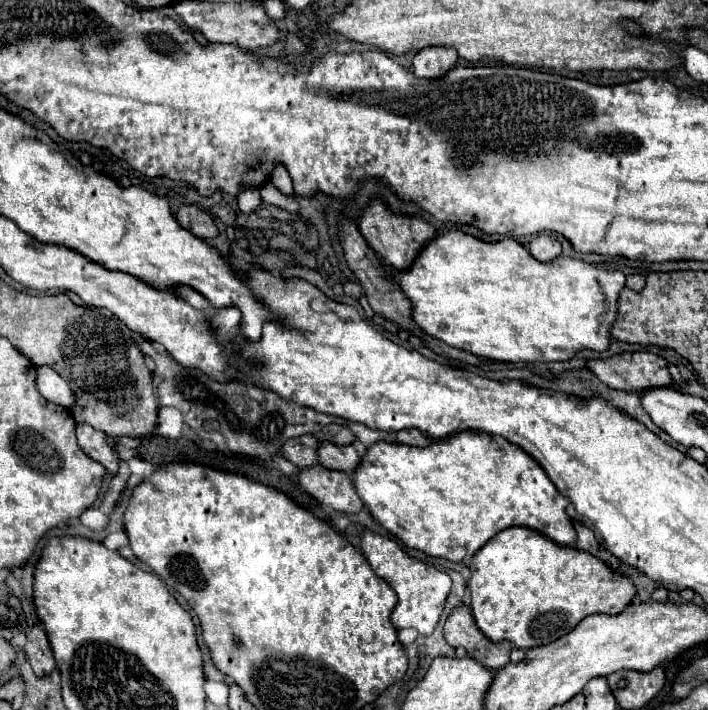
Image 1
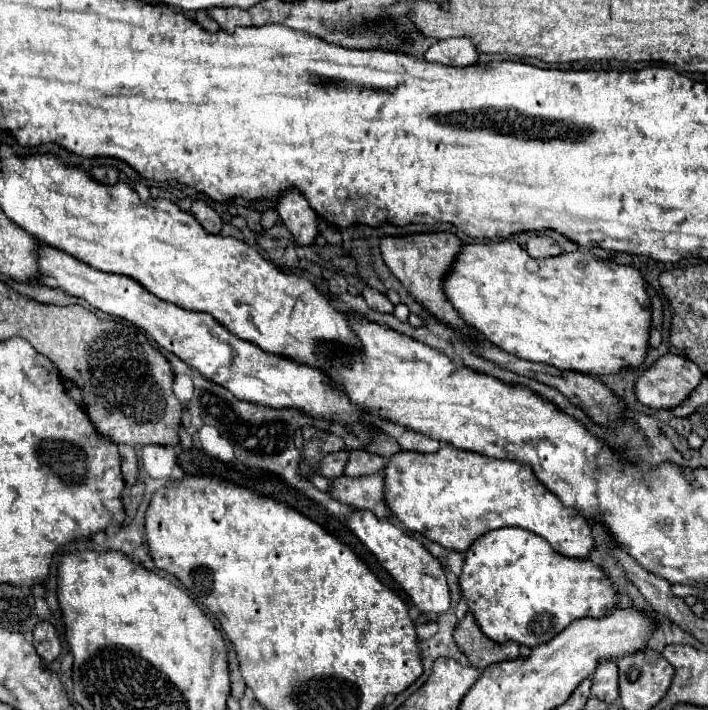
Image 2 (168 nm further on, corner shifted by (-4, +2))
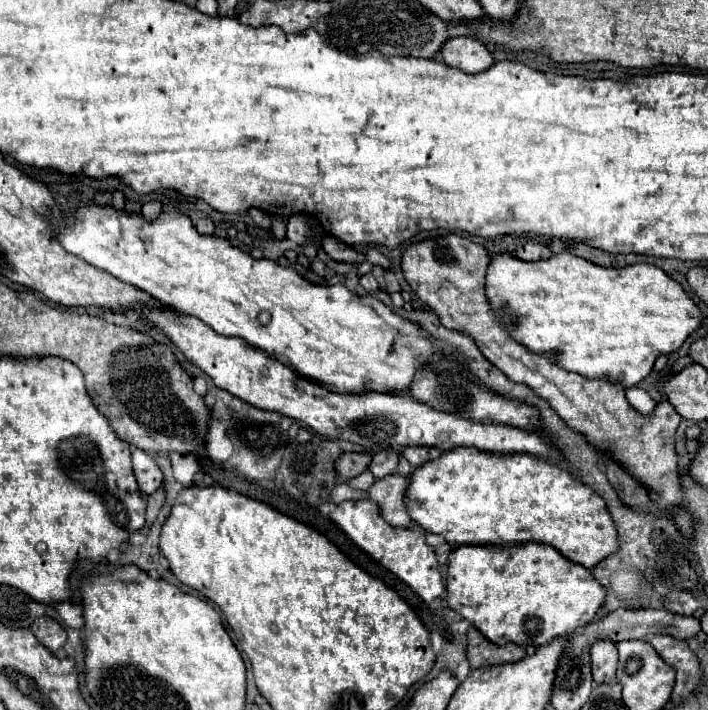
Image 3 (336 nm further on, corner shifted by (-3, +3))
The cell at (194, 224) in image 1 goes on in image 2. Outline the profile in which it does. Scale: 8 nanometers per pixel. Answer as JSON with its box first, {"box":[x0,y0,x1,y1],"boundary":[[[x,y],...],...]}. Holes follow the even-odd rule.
{"box":[191,202,221,234],"boundary":[[[195,202],[193,204],[193,208],[191,208],[191,214],[203,224],[203,228],[207,230],[207,232],[211,232],[211,234],[219,234],[221,232],[221,218],[217,216],[217,212],[211,208],[211,206],[207,206],[205,202]]]}

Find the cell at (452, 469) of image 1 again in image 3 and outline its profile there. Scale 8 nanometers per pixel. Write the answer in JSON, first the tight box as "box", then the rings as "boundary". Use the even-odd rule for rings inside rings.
{"box":[404,447,618,569],"boundary":[[[454,447],[450,451],[442,451],[438,459],[426,461],[412,471],[406,485],[404,505],[414,523],[418,523],[424,531],[442,535],[452,547],[464,543],[514,545],[538,541],[552,545],[566,559],[588,569],[618,549],[616,527],[604,501],[560,465],[526,453],[488,453],[474,447]]]}

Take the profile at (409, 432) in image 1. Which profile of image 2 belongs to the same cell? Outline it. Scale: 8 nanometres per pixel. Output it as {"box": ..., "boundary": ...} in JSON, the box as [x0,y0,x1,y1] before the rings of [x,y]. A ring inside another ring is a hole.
{"box":[397,430,441,452],"boundary":[[[405,430],[397,442],[401,450],[409,450],[409,452],[437,452],[441,448],[441,442],[413,430]]]}

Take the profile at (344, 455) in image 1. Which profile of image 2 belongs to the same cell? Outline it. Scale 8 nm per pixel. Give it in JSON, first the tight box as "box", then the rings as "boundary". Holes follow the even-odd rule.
{"box":[345,450,387,478],"boundary":[[[353,450],[351,458],[347,462],[345,468],[345,476],[349,478],[359,478],[359,476],[369,476],[369,474],[377,474],[381,470],[385,470],[387,462],[373,452],[367,450]]]}

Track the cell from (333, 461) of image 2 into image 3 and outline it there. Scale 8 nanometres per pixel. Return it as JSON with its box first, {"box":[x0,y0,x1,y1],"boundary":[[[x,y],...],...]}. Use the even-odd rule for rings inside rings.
{"box":[336,453,370,479],"boundary":[[[342,453],[340,461],[336,461],[336,475],[342,479],[356,477],[368,467],[368,463],[370,463],[368,453]]]}

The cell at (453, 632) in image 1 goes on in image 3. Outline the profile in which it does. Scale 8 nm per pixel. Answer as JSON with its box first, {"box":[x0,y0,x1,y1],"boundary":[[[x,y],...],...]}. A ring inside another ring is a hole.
{"box":[466,627,526,669],"boundary":[[[470,627],[466,635],[468,635],[468,661],[472,669],[486,667],[486,665],[498,665],[498,663],[514,663],[526,655],[524,647],[516,643],[508,643],[502,647],[494,645],[486,637],[482,637],[482,633],[476,627]]]}

